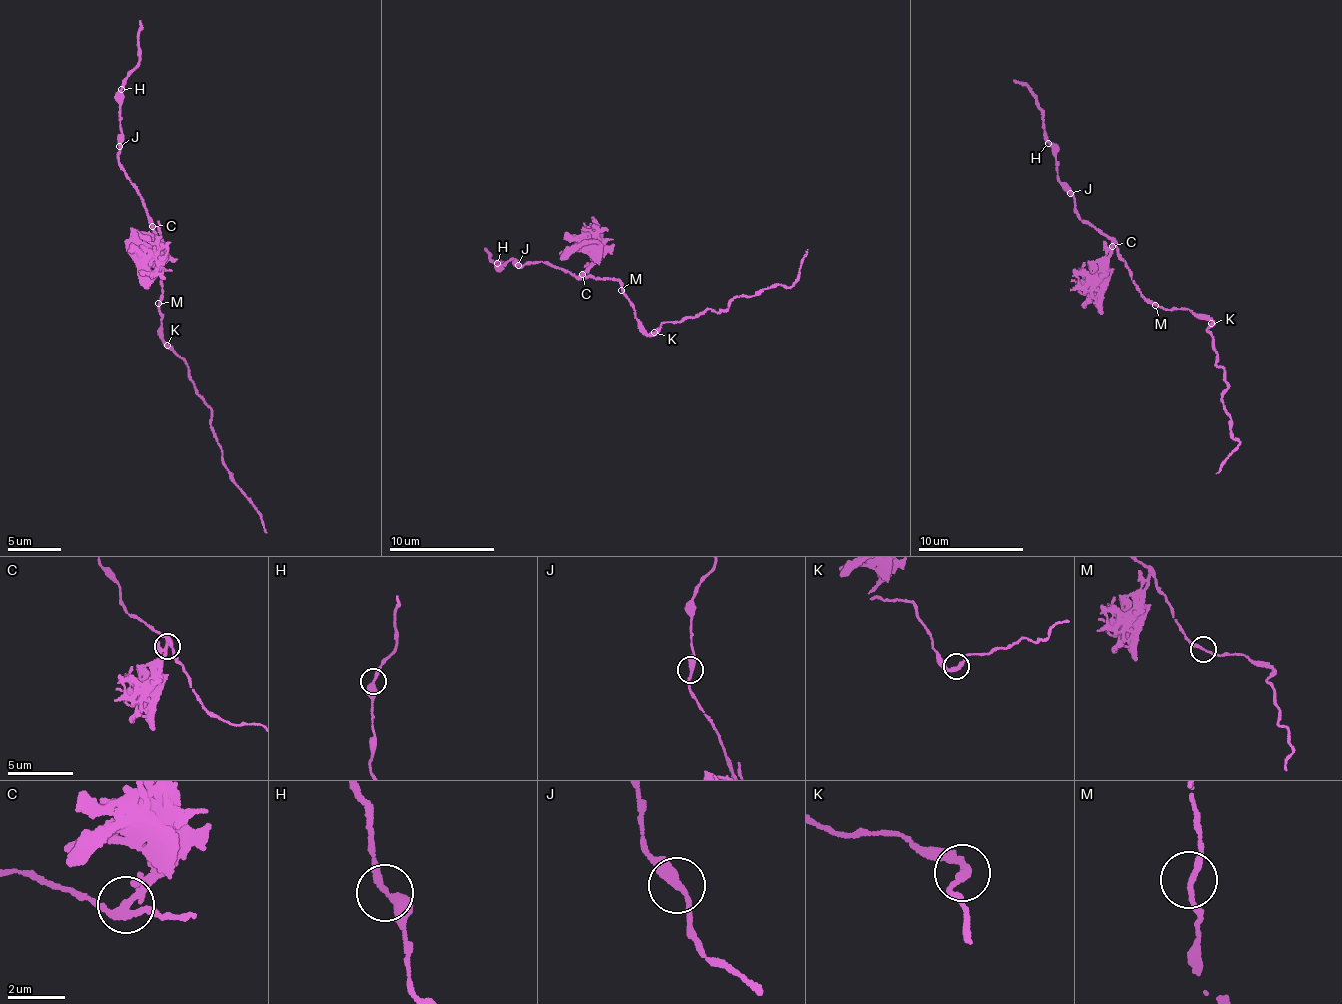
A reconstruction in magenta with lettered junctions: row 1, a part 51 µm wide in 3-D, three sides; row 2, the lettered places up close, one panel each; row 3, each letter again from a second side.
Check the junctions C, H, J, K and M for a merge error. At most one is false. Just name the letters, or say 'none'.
C

